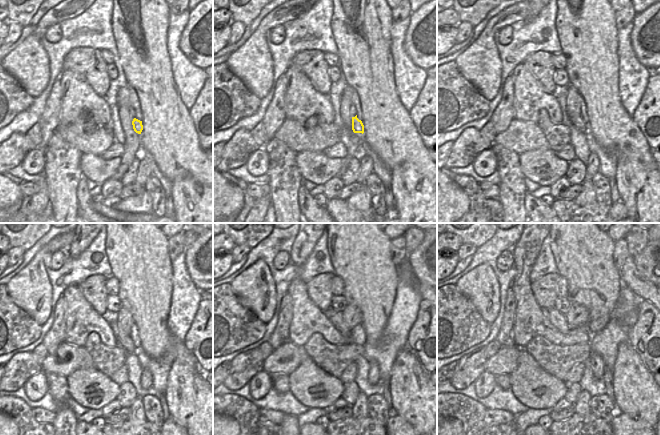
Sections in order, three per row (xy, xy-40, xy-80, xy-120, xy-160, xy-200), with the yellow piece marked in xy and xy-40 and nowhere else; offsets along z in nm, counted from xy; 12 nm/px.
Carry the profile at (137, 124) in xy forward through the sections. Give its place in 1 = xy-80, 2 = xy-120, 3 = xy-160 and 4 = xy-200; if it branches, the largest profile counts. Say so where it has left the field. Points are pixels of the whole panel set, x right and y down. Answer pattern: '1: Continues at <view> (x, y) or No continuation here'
1: Continues at xy-80 (576, 121)
2: Continues at xy-120 (123, 340)
3: Continues at xy-160 (336, 319)
4: Continues at xy-200 (557, 319)

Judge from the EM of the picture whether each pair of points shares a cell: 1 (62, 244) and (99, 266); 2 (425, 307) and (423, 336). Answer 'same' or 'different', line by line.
1: different
2: same

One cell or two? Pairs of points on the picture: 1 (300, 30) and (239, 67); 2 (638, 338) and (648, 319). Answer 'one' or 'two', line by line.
1: two
2: one

